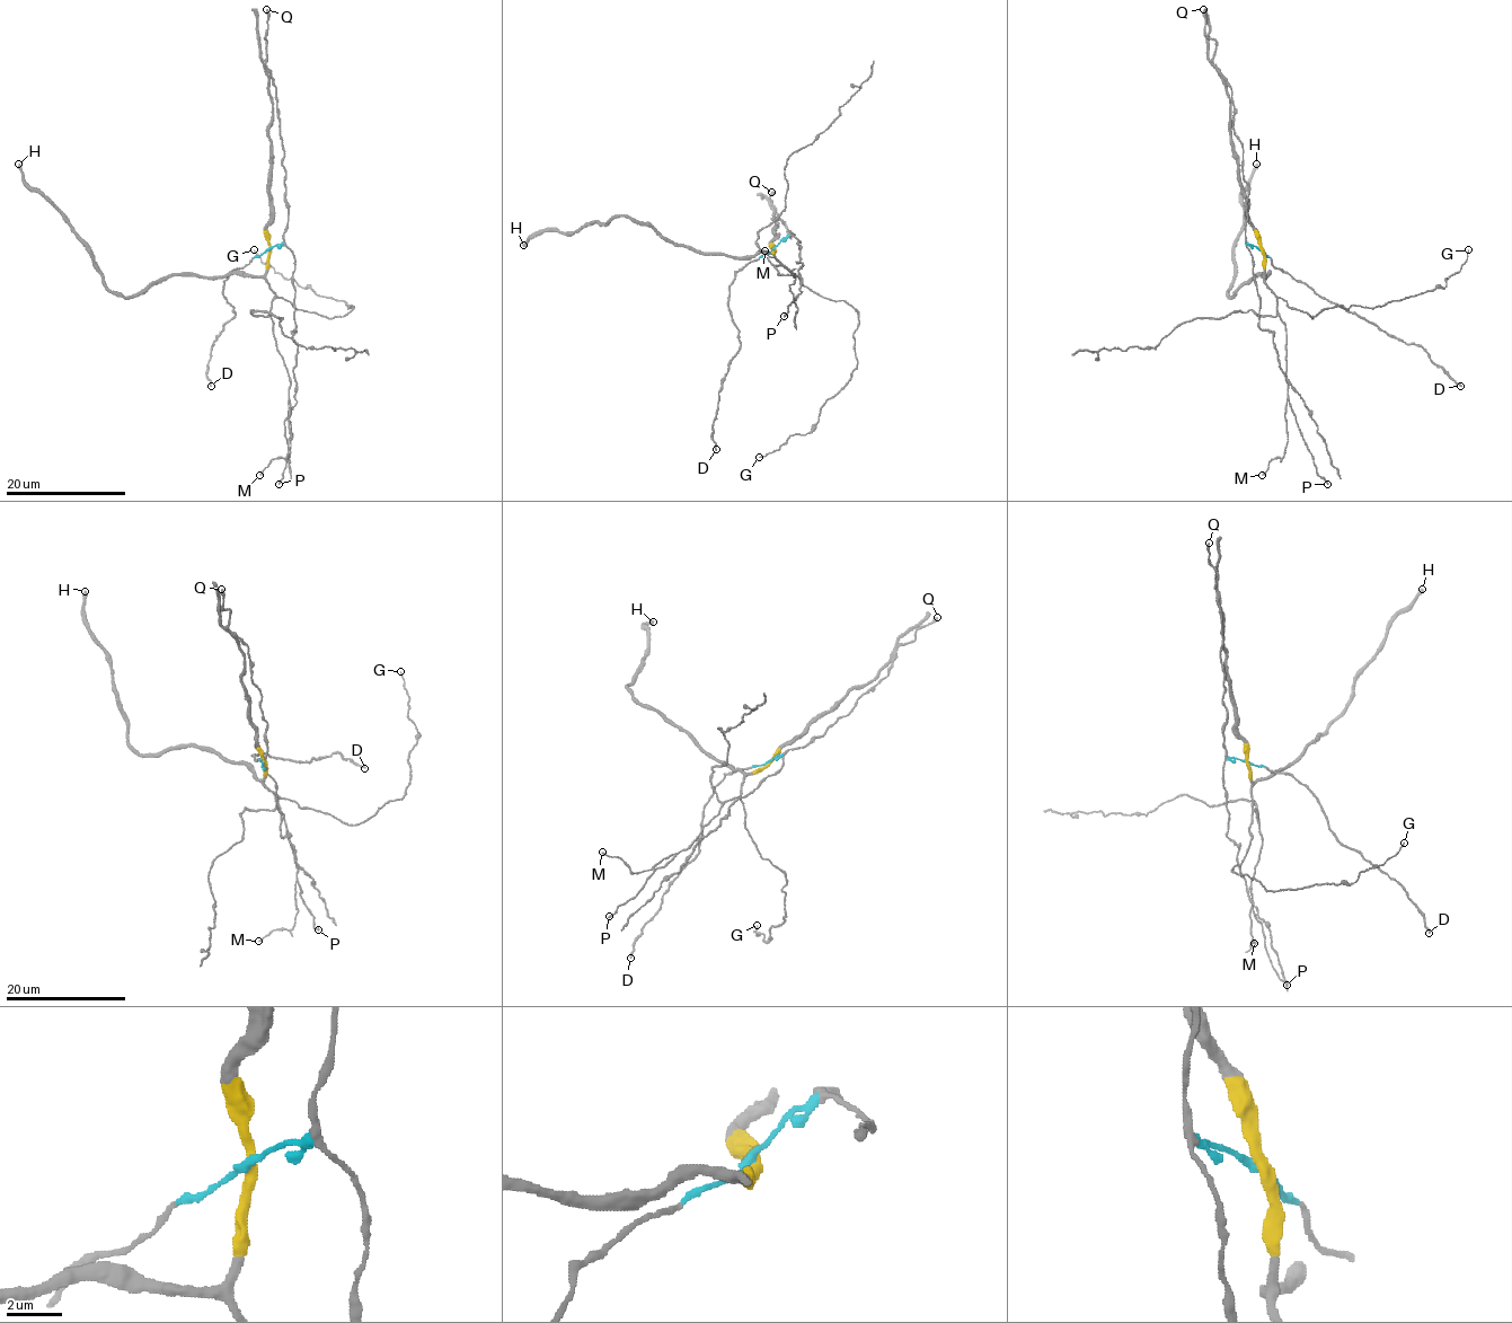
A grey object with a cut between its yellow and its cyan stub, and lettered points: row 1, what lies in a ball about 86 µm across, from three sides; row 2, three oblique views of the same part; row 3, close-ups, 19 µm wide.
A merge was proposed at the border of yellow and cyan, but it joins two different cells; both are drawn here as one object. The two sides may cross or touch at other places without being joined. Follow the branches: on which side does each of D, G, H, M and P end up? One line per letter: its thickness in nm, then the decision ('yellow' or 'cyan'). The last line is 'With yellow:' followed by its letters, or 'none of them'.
D: 240 nm thick; cyan
G: 140 nm thick; yellow
H: 440 nm thick; yellow
M: 170 nm thick; yellow
P: 180 nm thick; yellow
With yellow: G, H, M, P

